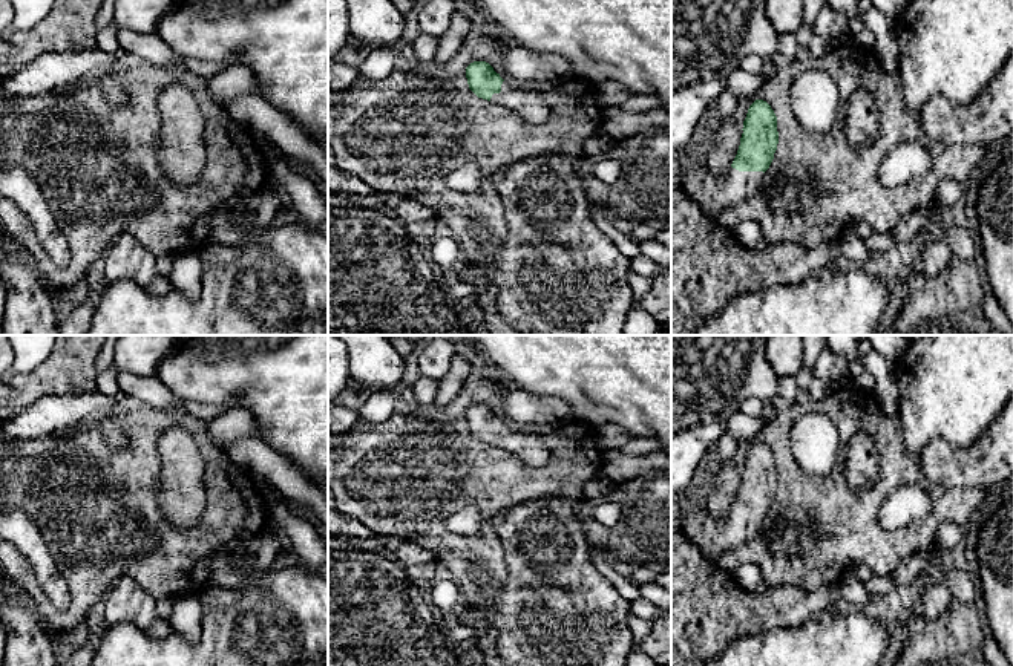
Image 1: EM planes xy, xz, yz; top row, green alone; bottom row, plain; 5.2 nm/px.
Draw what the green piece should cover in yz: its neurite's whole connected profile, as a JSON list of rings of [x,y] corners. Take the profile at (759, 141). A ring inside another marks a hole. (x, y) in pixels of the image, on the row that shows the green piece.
[[[766,101],[749,106],[742,130],[737,155],[725,175],[714,175],[706,164],[685,170],[682,188],[710,219],[749,198],[774,159],[777,116]]]

